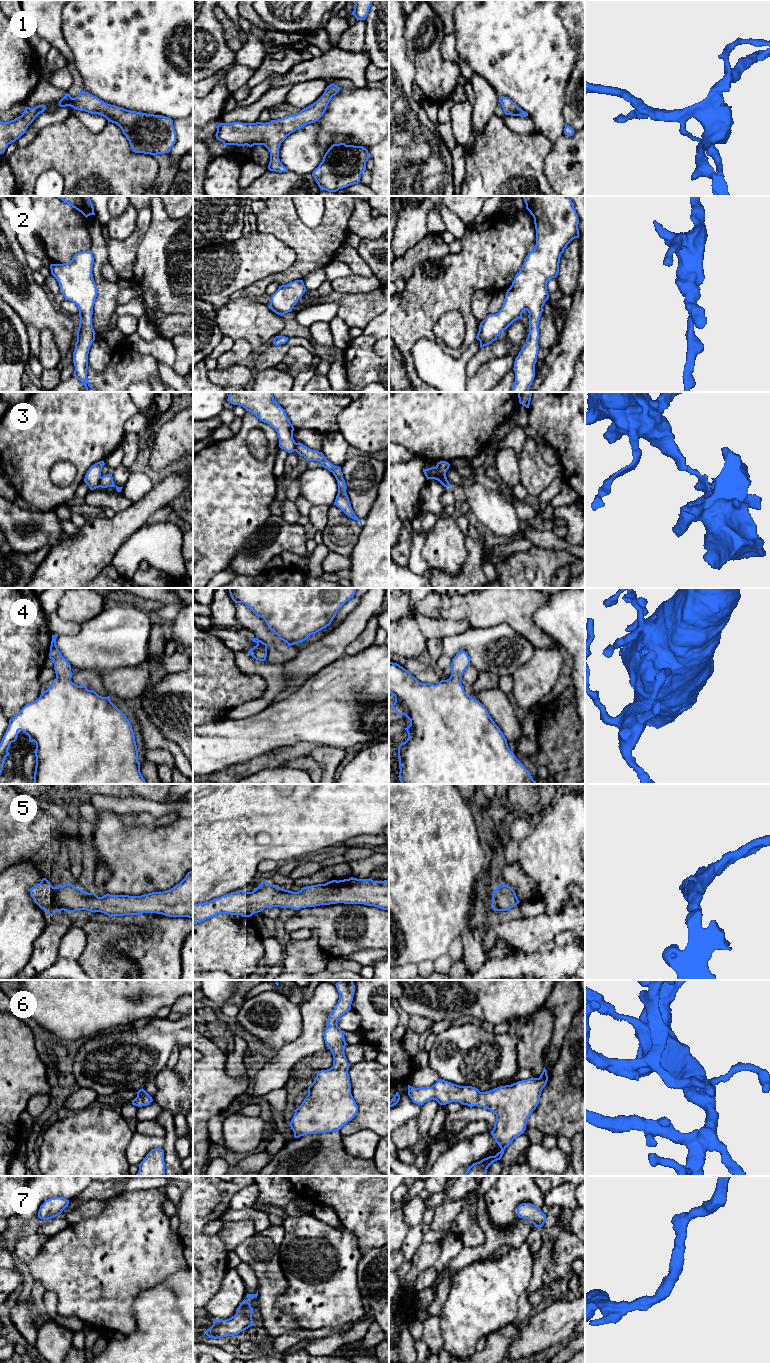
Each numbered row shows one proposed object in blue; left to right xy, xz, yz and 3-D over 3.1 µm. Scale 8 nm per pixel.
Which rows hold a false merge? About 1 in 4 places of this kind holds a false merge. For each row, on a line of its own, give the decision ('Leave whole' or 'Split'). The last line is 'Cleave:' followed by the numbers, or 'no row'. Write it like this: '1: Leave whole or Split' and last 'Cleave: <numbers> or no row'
1: Leave whole
2: Leave whole
3: Split
4: Leave whole
5: Leave whole
6: Leave whole
7: Leave whole
Cleave: 3

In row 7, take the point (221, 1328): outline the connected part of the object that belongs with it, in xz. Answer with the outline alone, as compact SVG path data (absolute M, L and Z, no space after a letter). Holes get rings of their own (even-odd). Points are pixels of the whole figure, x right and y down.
M244 1299L234 1316L227 1320L214 1319L213 1325L204 1334L214 1339L237 1335L253 1326L252 1314L251 1304Z

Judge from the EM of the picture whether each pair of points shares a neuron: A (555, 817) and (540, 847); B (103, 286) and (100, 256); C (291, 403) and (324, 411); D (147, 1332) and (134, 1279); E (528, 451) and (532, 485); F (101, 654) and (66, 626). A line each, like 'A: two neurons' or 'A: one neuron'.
A: one neuron
B: one neuron
C: one neuron
D: two neurons
E: one neuron
F: two neurons

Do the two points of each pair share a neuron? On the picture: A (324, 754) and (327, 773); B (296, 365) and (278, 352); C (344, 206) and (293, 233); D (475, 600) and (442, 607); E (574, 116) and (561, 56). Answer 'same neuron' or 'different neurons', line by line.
A: same neuron
B: different neurons
C: same neuron
D: same neuron
E: different neurons

